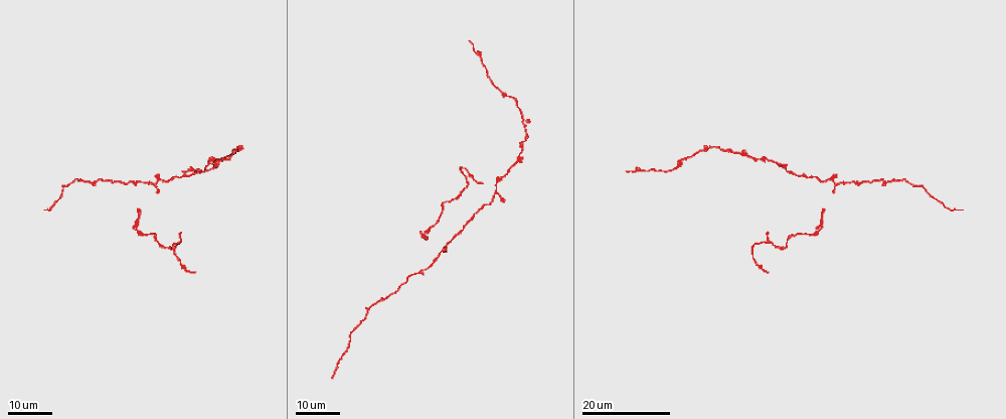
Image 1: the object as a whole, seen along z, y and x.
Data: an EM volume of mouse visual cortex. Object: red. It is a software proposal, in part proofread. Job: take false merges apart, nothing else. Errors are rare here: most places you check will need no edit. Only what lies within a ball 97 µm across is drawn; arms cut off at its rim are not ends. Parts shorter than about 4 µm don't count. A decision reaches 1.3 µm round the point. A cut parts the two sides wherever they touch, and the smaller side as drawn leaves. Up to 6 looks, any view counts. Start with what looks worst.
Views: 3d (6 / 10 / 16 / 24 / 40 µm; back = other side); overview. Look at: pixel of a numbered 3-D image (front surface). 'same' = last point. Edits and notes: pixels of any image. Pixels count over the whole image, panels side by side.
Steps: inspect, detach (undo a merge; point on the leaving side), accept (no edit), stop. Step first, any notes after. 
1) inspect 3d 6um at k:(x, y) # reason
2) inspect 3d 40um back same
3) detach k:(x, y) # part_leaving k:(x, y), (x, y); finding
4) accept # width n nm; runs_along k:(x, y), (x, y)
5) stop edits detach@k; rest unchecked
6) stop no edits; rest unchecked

inspect 3d 24um at 1:(155, 182) # arms part here

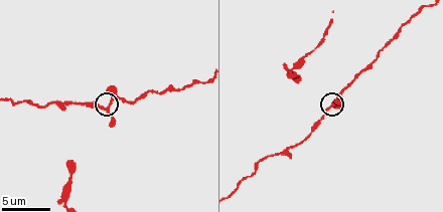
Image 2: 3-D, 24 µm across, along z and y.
inspect 3d 6um at 2:(103, 110)

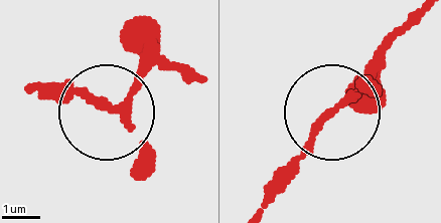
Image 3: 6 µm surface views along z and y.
accept # arms 3; runs_along 3:(421, 16), (270, 186); all the same cell

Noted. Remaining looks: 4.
inspect 3d 16um at 1:(467, 183) # sudden change in width

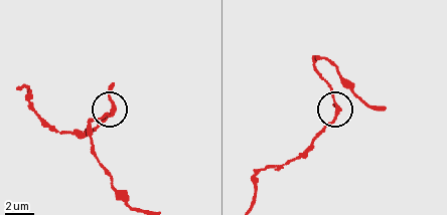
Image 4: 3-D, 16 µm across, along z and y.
inspect 3d 10um at 4:(337, 104) # closer look

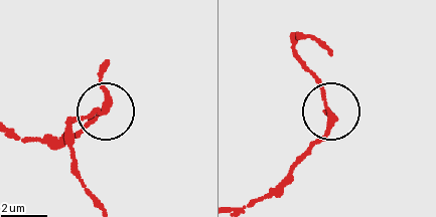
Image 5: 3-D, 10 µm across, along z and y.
accept # runs_along 5:(249, 206), (278, 187), (329, 118), (321, 83), (295, 50); continuous, no second cell

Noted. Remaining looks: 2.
inspect 3d 16um at 2:(290, 72) # narrows sharply

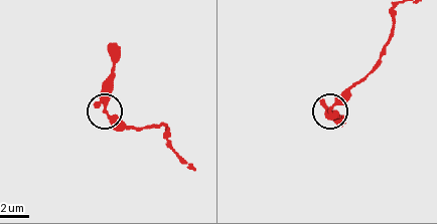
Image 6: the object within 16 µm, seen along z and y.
accept # width 260 nm; all the same cell

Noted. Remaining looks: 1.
stop no edits; rest unchecked

